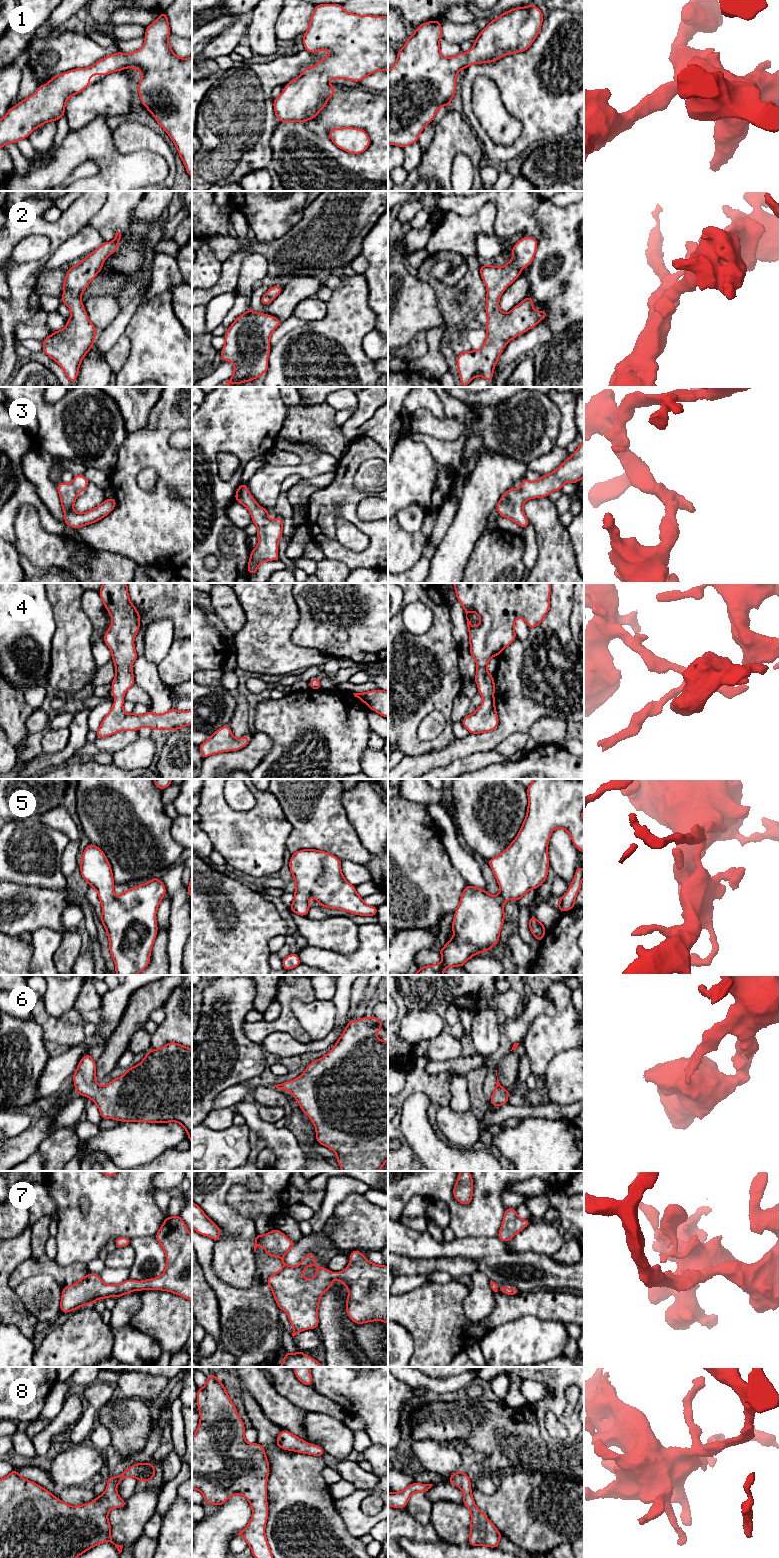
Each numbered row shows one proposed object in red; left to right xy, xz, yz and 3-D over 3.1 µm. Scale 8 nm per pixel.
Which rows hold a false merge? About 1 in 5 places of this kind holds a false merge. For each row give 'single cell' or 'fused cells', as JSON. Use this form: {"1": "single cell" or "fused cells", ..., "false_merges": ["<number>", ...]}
{"1": "single cell", "2": "single cell", "3": "single cell", "4": "single cell", "5": "single cell", "6": "single cell", "7": "single cell", "8": "single cell", "false_merges": []}

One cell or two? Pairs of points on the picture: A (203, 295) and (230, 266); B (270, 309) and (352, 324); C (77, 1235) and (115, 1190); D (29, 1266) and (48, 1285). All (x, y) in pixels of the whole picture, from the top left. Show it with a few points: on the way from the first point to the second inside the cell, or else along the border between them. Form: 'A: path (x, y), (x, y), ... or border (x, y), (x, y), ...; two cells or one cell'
A: path (212, 291), (229, 275); one cell
B: border (292, 314), (282, 321); two cells
C: path (88, 1224), (111, 1201); one cell
D: border (60, 1284), (49, 1275), (33, 1275), (17, 1286); two cells

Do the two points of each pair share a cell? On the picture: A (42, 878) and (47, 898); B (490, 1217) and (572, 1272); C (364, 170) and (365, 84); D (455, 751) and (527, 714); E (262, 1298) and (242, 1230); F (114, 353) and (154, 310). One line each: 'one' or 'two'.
A: two
B: two
C: two
D: one
E: two
F: two

